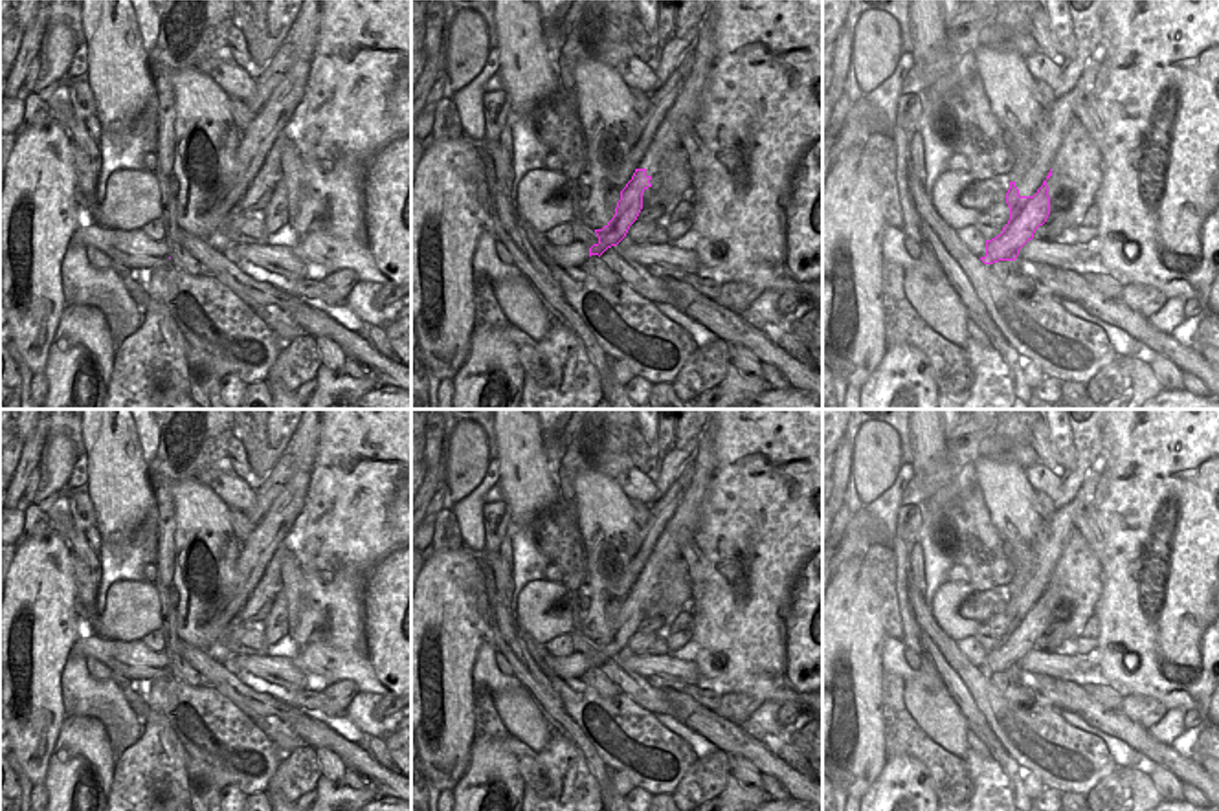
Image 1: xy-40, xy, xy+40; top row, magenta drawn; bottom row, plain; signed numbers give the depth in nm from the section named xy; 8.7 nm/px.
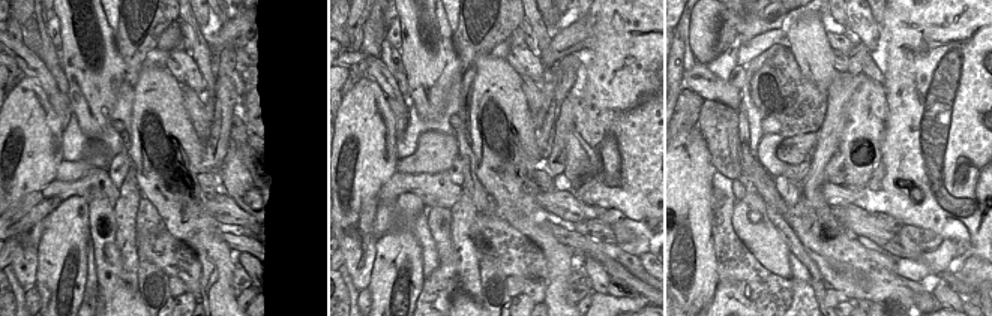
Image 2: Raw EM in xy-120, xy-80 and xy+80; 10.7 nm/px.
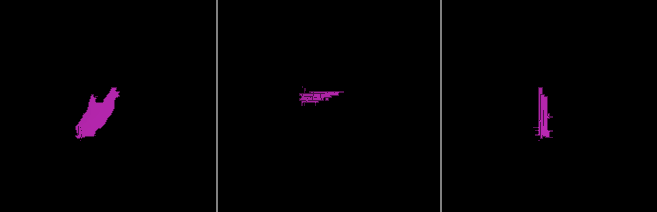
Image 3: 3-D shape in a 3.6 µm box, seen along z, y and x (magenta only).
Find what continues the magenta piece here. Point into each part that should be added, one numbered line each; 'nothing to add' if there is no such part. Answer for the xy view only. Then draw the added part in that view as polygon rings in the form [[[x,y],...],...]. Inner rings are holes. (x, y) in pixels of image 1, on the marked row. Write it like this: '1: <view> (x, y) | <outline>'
1: xy (573, 255) | [[[578,240],[569,246],[551,246],[547,253],[562,268],[580,268],[589,259],[589,250]]]

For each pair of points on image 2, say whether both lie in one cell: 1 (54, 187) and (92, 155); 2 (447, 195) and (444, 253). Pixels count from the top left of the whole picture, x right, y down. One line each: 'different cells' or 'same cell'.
1: different cells
2: different cells

